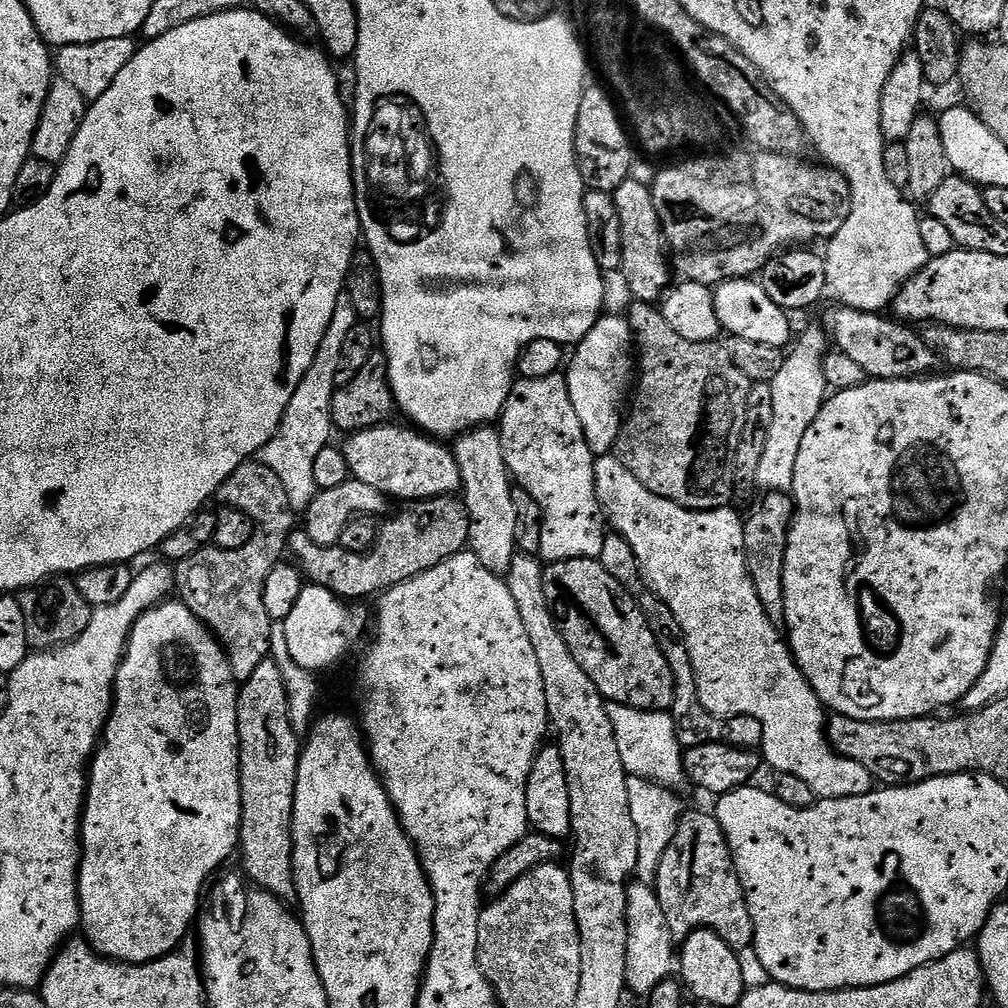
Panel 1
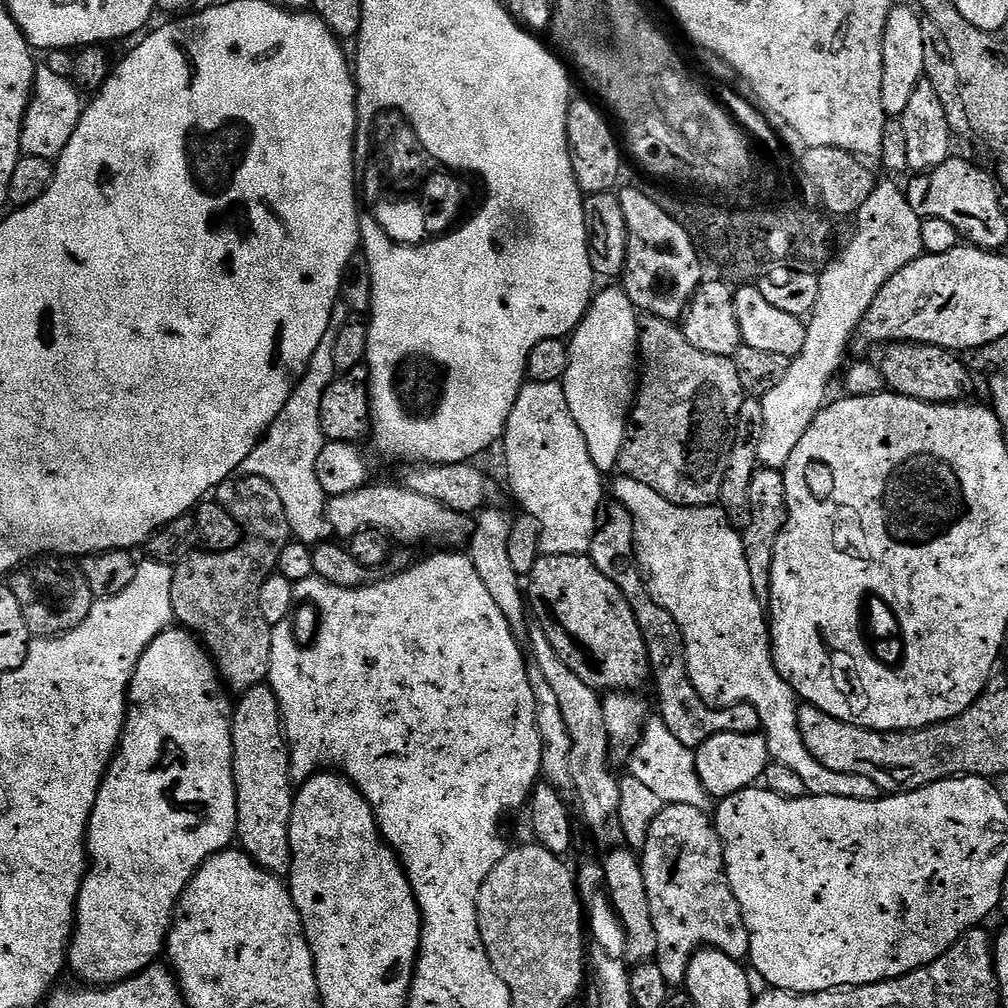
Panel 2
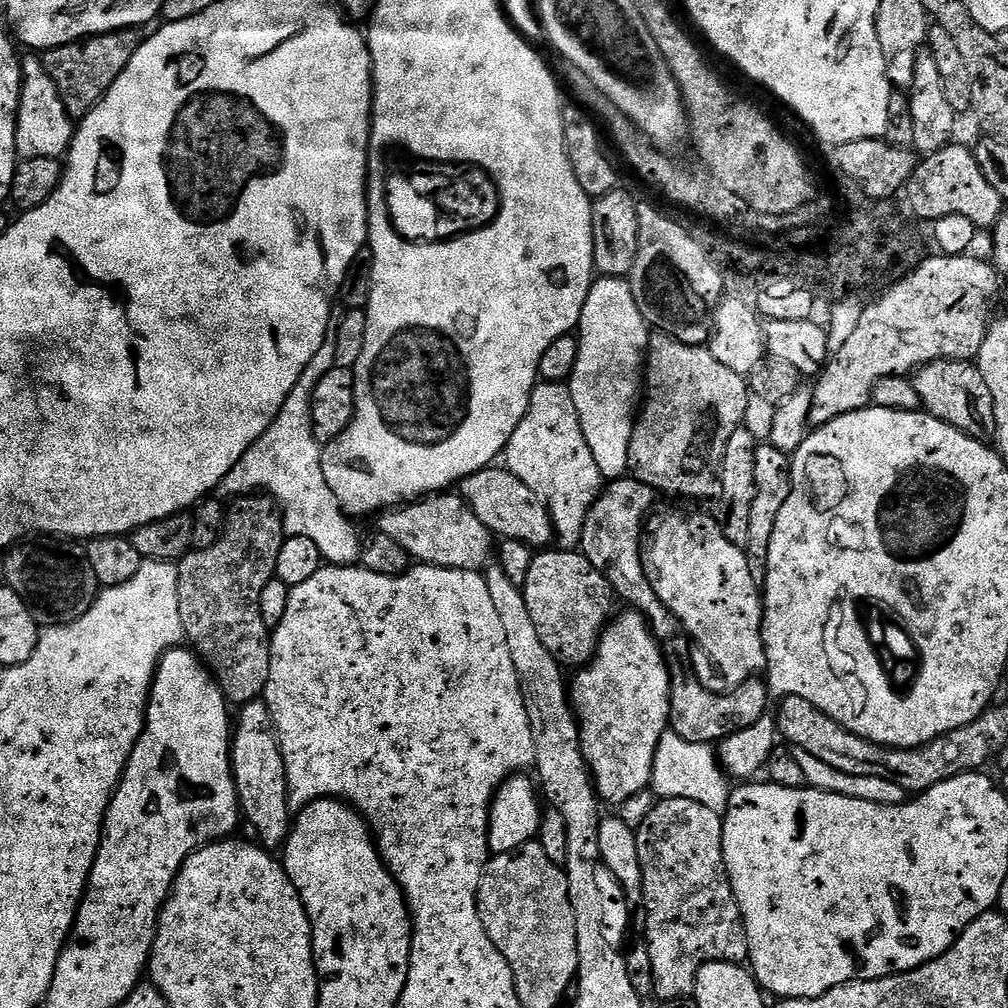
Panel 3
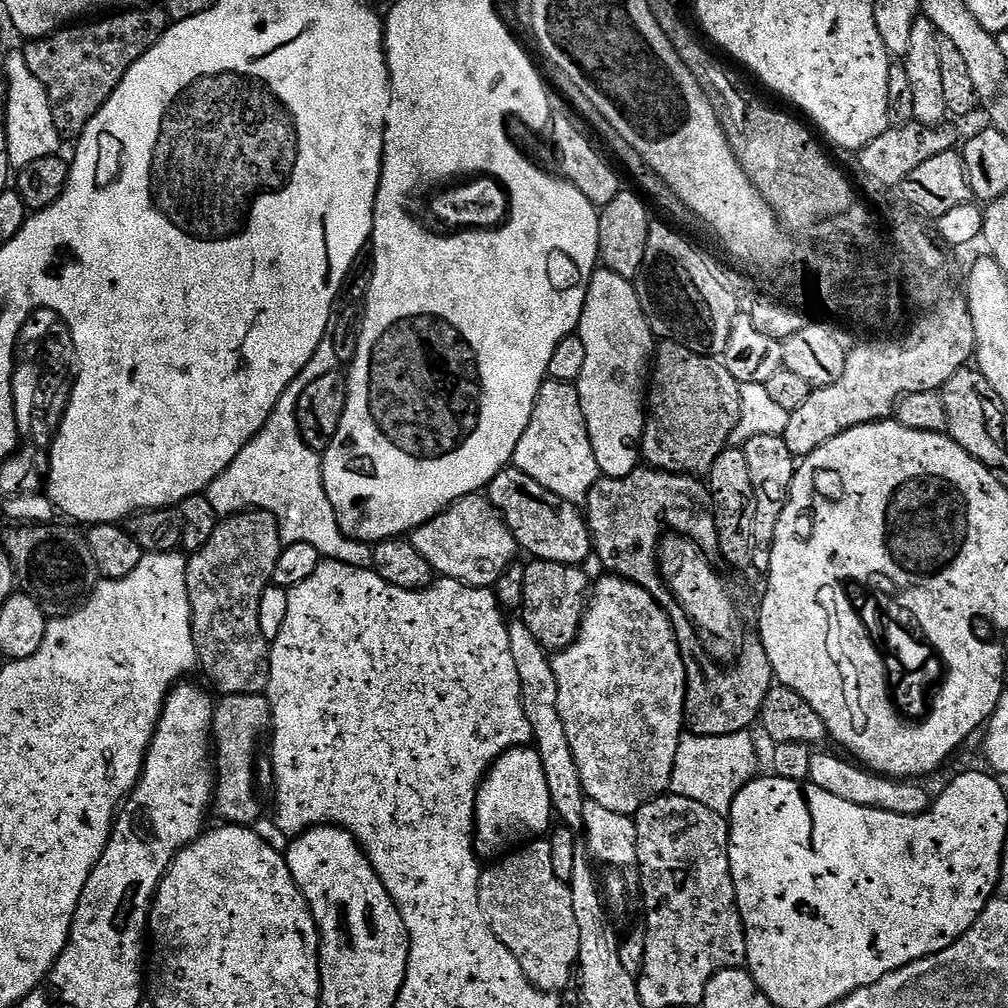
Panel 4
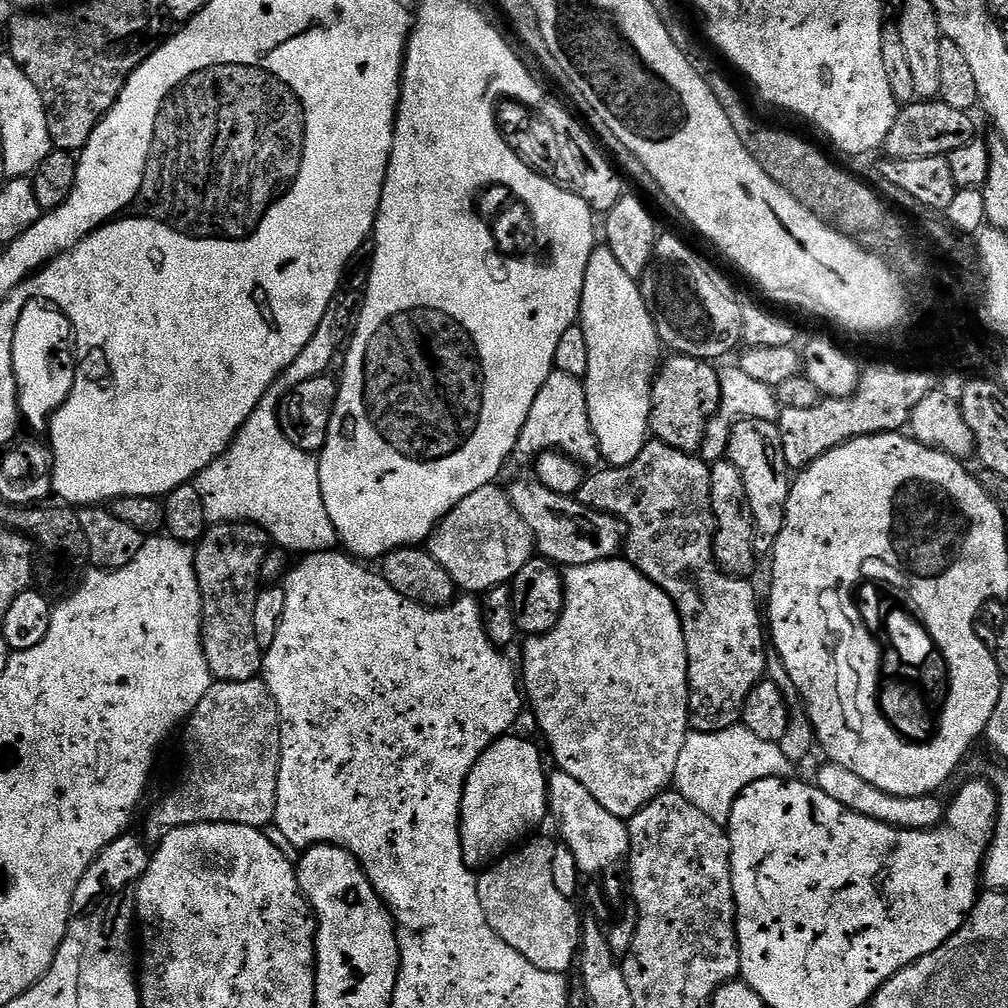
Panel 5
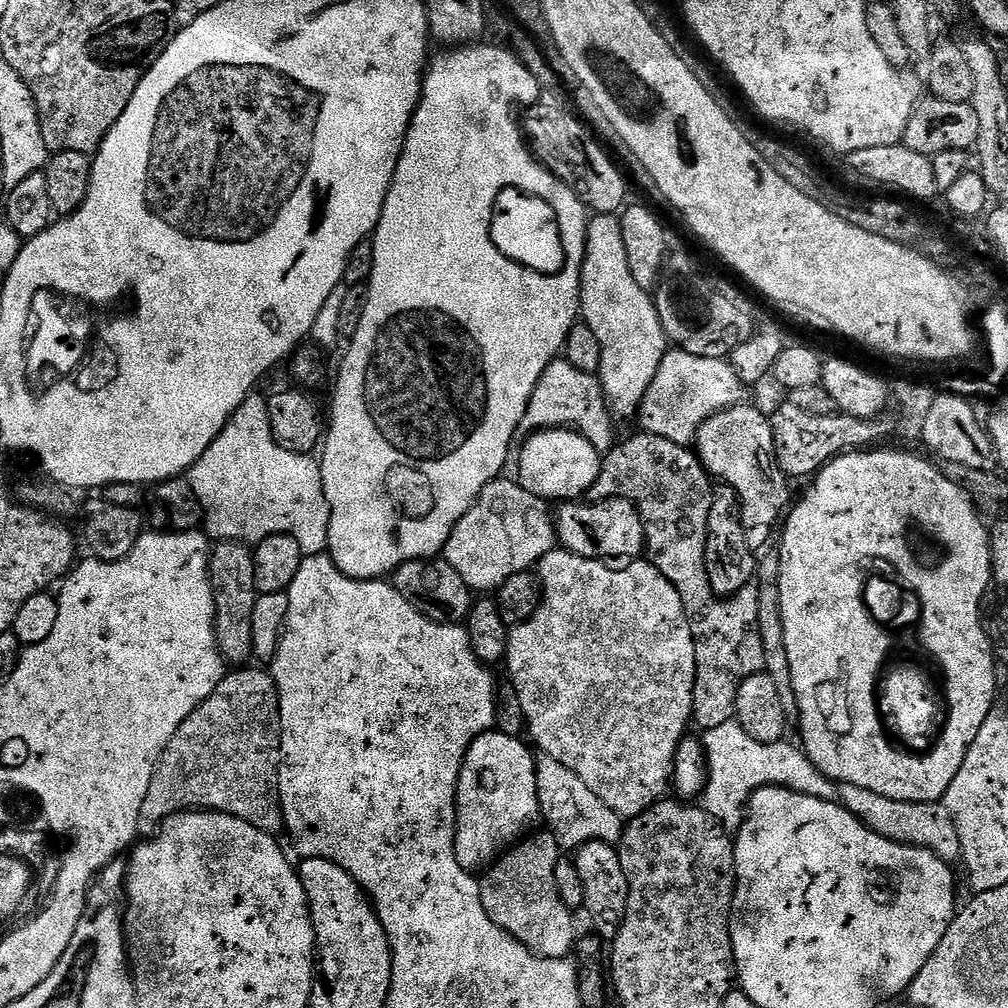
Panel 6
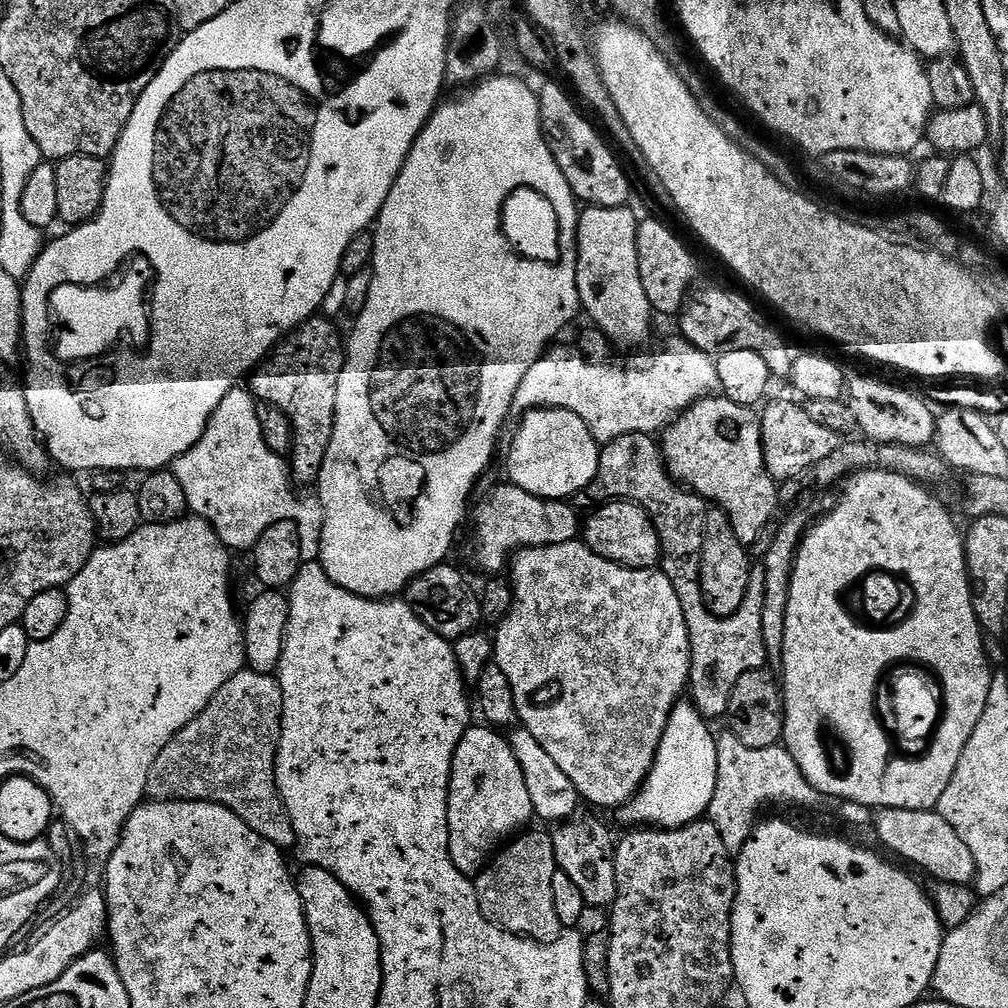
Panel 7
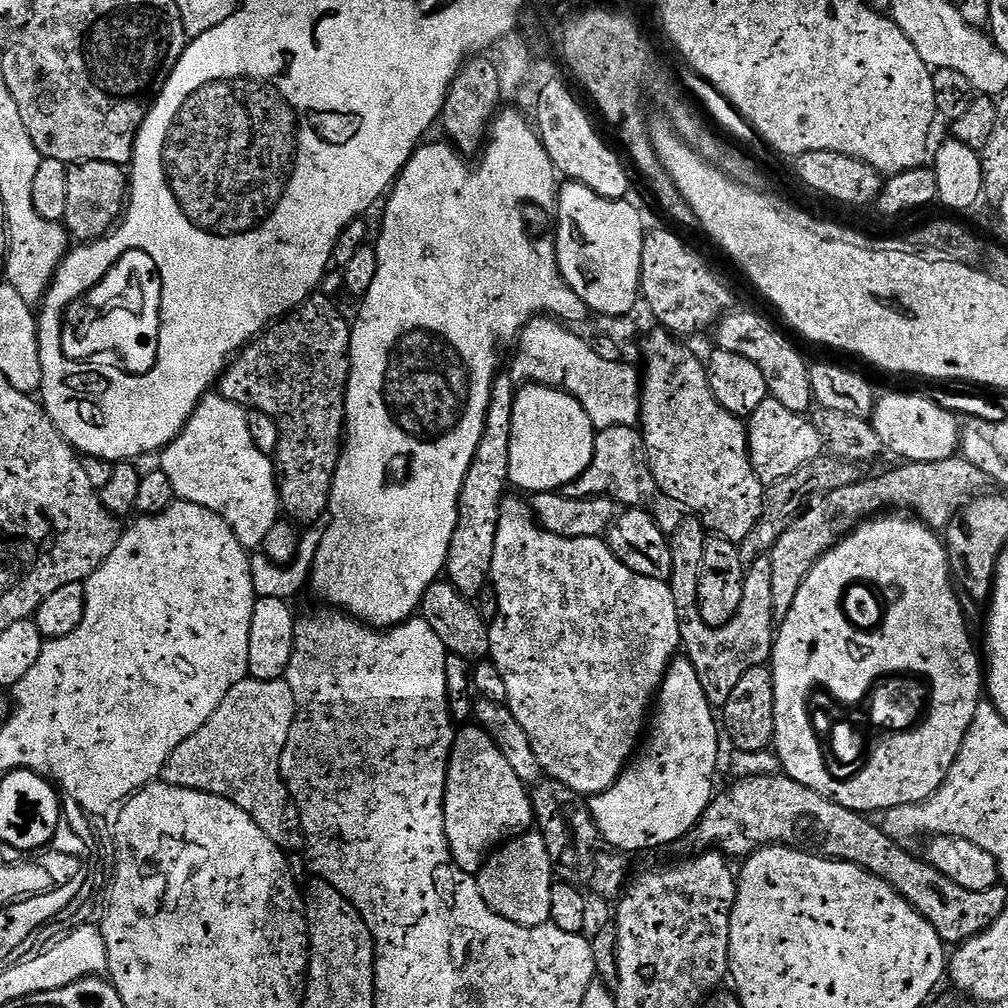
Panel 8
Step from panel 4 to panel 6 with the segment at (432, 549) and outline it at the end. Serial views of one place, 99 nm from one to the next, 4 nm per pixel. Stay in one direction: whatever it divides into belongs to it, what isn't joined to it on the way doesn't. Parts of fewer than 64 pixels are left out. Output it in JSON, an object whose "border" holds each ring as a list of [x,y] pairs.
{"border":[[[504,479],[492,480],[478,494],[470,510],[454,526],[442,553],[443,559],[458,570],[462,582],[476,594],[491,593],[501,588],[506,578],[535,569],[541,558],[558,544],[549,505],[526,491],[515,479]]]}

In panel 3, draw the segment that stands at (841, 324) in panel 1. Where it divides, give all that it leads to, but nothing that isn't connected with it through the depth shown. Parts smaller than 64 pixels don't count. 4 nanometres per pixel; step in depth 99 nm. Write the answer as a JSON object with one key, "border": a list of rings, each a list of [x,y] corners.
{"border":[[[935,360],[924,364],[911,377],[914,390],[918,392],[920,408],[934,418],[962,430],[975,440],[987,441],[990,436],[990,414],[994,402],[986,378],[982,378],[975,363],[966,360]]]}

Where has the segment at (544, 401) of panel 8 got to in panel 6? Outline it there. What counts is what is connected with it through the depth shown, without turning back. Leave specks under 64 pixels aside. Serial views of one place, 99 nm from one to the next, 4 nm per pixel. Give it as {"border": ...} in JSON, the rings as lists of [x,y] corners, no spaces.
{"border":[[[545,428],[523,441],[518,482],[530,494],[545,502],[576,502],[594,486],[600,473],[602,454],[585,436],[570,428]]]}

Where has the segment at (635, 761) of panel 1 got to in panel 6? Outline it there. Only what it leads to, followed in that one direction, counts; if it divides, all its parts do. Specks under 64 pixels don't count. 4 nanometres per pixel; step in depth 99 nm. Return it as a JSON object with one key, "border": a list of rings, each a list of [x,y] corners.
{"border":[[[735,719],[707,729],[703,733],[702,743],[706,761],[702,807],[730,834],[739,832],[748,800],[763,788],[789,788],[792,792],[831,802],[837,799],[837,785],[827,780],[814,766],[814,762],[810,762],[803,747],[795,743],[758,742],[750,738]]]}

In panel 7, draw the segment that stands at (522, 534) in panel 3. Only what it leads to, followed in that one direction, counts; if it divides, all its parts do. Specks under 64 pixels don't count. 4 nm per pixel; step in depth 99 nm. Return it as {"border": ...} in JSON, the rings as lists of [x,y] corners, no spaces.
{"border":[[[613,500],[603,505],[592,517],[585,519],[582,524],[582,540],[594,554],[604,556],[610,562],[620,564],[624,568],[646,570],[659,569],[660,539],[652,517],[645,508],[639,508],[628,500]]]}

